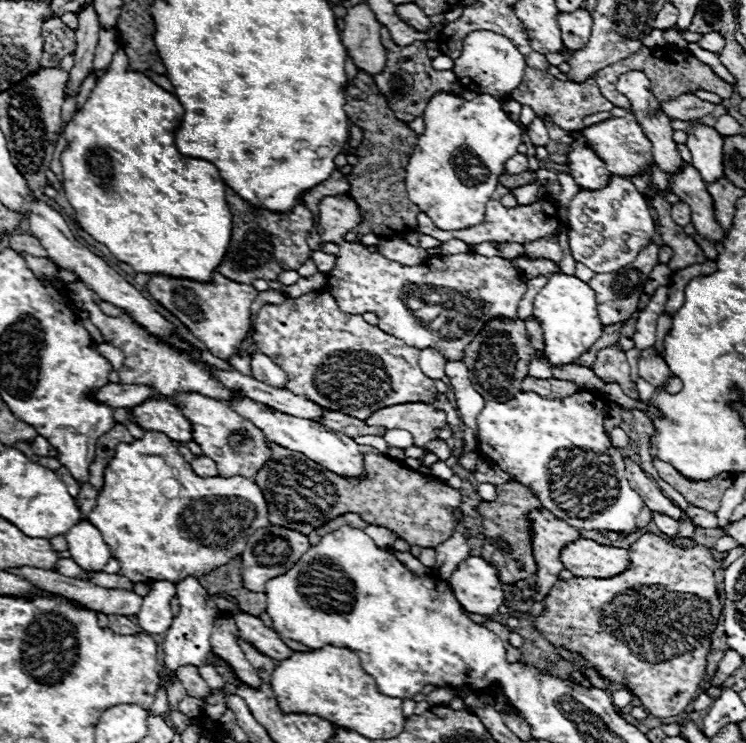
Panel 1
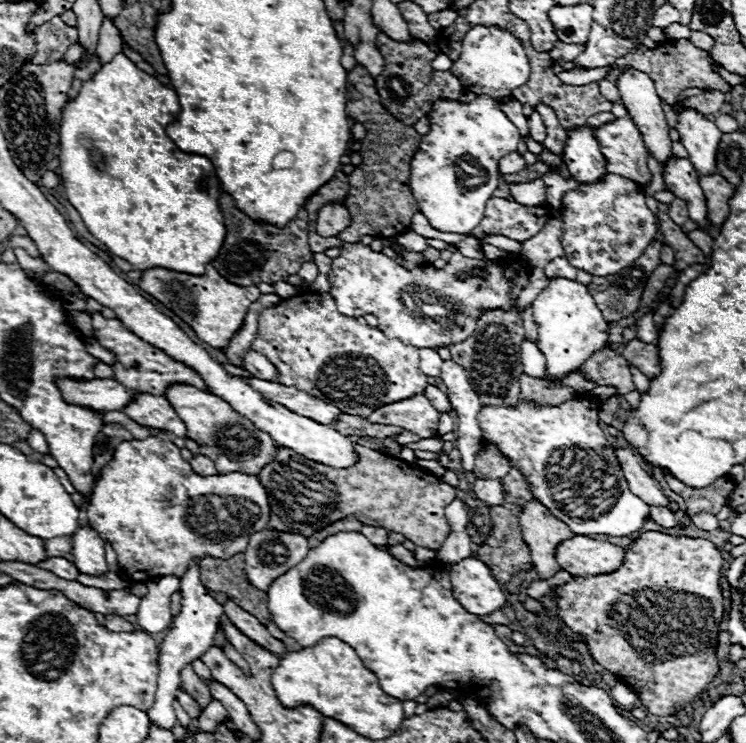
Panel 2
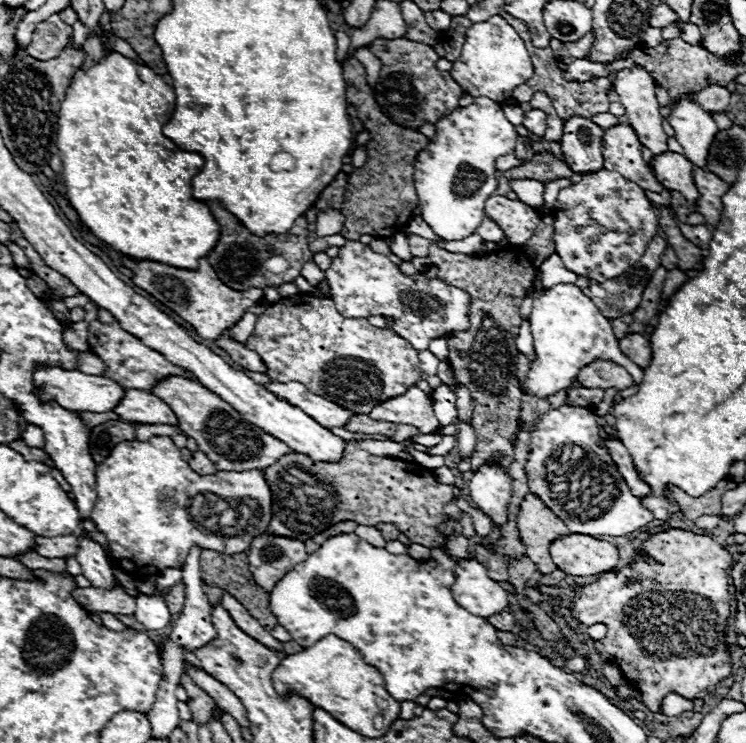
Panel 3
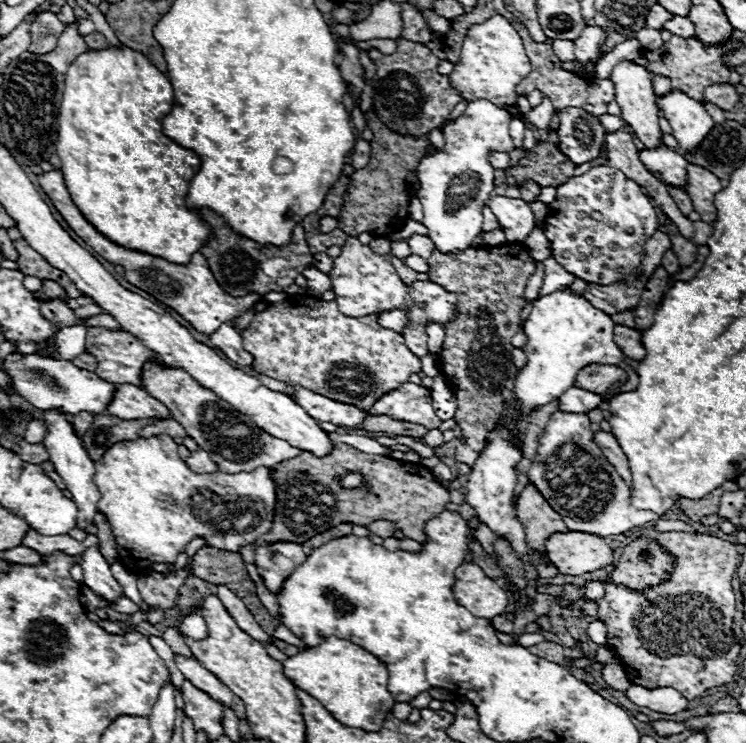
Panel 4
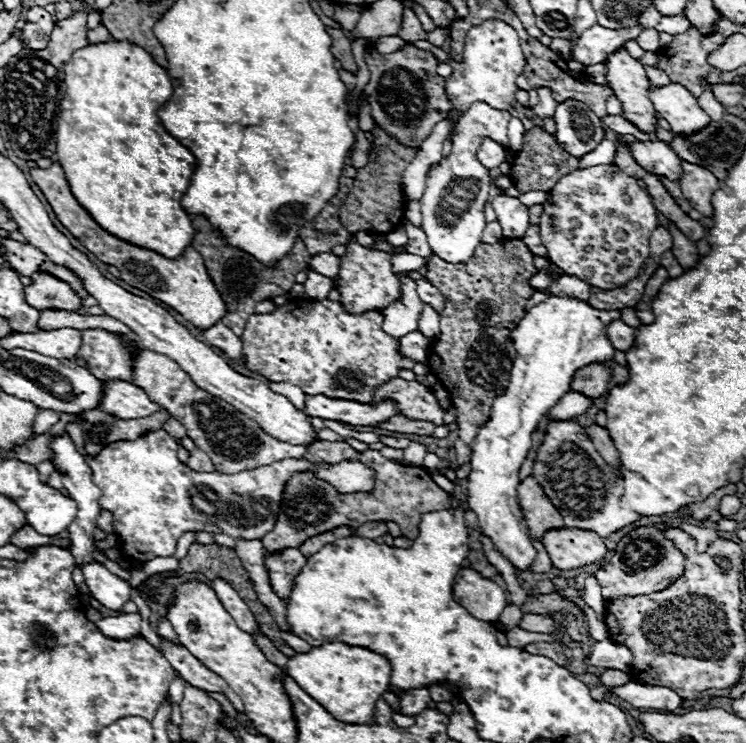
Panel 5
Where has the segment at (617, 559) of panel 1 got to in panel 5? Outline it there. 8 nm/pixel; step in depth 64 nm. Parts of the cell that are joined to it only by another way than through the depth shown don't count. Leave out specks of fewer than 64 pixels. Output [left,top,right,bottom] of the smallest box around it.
[542,528,606,570]

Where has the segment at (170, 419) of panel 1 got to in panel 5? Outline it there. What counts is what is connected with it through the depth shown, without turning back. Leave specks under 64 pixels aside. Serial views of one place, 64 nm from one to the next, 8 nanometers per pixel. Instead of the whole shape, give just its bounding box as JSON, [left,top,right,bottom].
[98,380,160,418]

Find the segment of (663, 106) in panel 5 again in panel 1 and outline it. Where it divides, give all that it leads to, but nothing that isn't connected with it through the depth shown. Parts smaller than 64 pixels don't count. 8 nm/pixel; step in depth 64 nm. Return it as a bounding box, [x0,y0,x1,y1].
[686,120,722,182]

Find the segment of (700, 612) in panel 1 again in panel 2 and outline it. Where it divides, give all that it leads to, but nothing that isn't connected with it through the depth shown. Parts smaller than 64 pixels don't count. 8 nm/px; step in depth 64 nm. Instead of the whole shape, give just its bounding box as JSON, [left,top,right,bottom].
[556,532,726,716]

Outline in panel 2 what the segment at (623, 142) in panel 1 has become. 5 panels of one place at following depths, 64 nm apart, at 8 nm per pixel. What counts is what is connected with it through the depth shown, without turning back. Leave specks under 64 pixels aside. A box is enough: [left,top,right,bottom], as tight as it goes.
[596,116,652,184]

